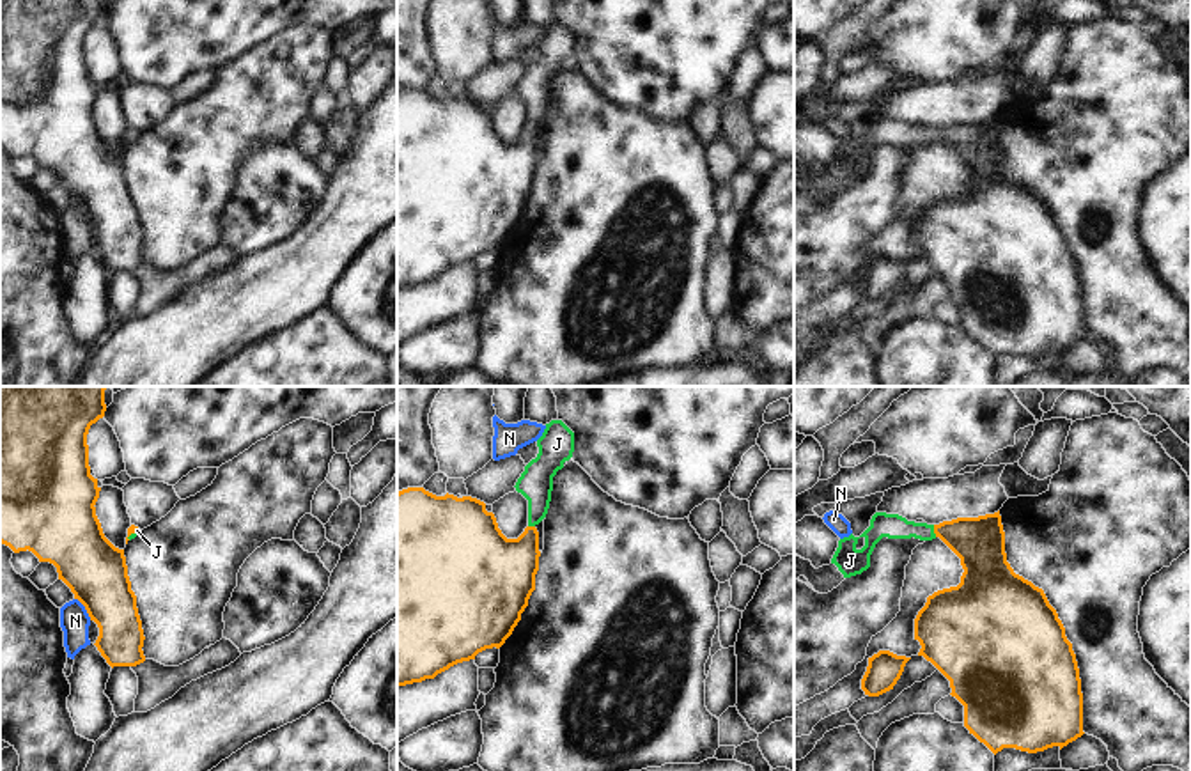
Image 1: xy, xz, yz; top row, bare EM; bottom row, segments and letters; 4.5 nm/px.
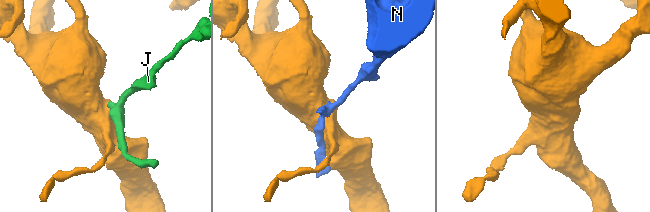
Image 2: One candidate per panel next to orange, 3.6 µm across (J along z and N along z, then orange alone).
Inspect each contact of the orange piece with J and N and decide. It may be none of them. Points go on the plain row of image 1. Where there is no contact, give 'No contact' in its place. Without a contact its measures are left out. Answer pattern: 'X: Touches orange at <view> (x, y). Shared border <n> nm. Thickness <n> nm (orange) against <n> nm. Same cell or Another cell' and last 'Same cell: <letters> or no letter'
J: Touches orange at yz (934, 133). Shared border 60 nm. Thickness 220 nm (orange) against 110 nm. Same cell
N: Touches orange at xy (85, 211). Shared border 130 nm. Thickness 280 nm (orange) against 140 nm. Another cell
Same cell: J

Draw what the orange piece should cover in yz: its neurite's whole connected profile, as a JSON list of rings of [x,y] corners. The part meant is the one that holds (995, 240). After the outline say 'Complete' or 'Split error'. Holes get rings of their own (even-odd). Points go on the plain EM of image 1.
[[[1000,113],[939,128],[876,115],[860,140],[851,136],[838,144],[831,167],[844,181],[861,177],[870,170],[870,158],[883,140],[939,140],[961,161],[961,186],[927,200],[915,222],[915,243],[922,248],[918,259],[950,284],[950,298],[964,308],[964,330],[969,337],[994,358],[1003,351],[1028,356],[1053,349],[1062,353],[1085,337],[1081,282],[1072,246],[1044,193],[1016,177],[1007,165]]]. Split error

